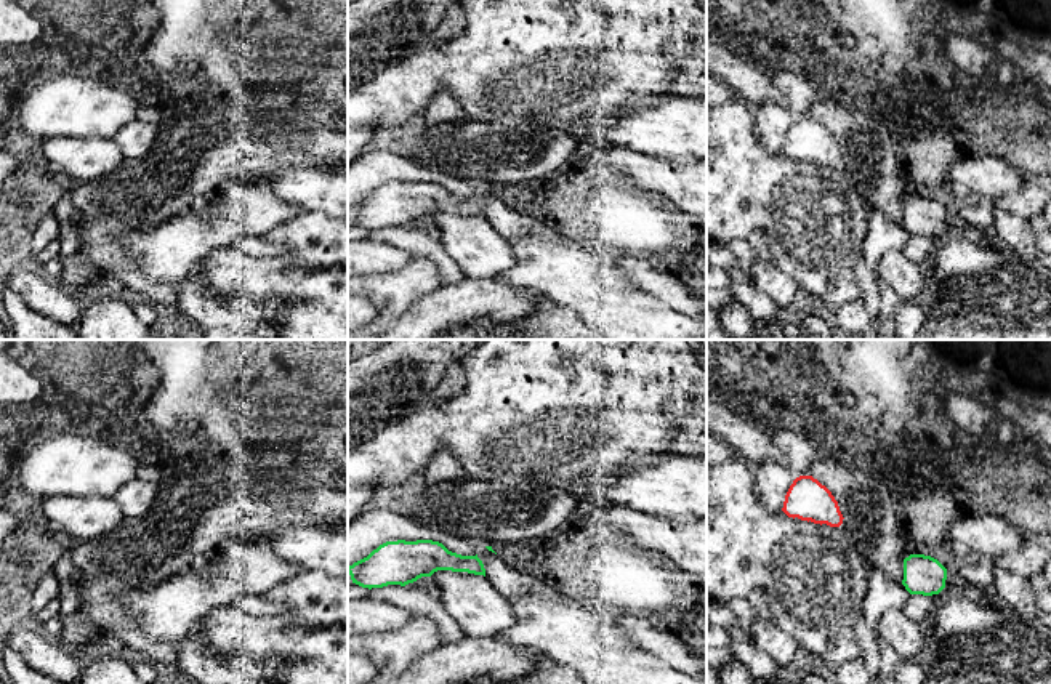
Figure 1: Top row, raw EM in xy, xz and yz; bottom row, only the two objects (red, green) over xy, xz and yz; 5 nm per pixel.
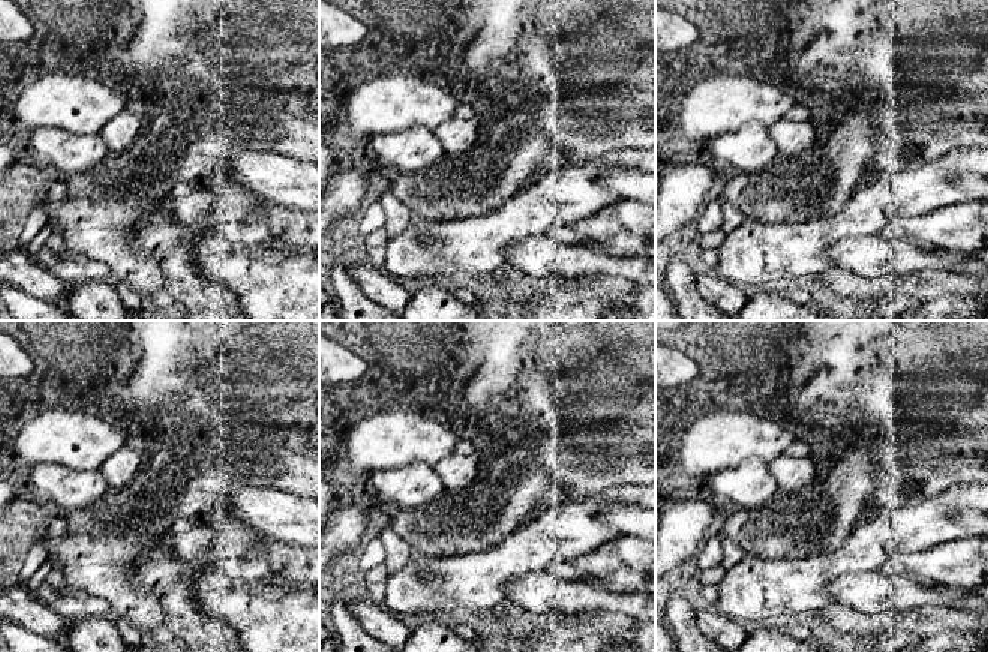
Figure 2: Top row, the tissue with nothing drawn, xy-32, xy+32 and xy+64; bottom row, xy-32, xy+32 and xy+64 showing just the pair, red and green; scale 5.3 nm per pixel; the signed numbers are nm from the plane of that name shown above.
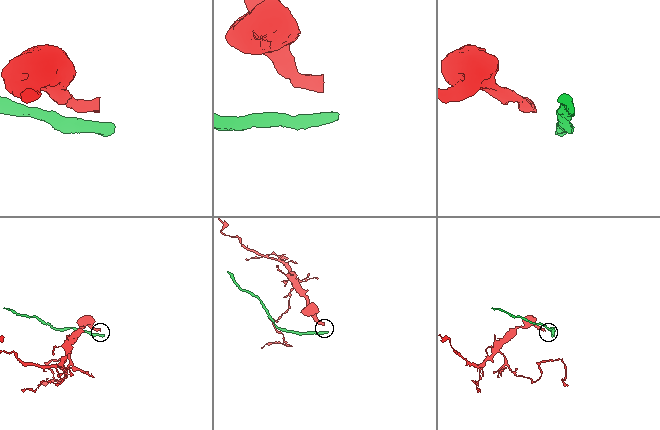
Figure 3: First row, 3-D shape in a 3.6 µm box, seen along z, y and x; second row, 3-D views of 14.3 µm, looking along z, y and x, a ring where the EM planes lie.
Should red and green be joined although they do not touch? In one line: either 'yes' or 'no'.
no

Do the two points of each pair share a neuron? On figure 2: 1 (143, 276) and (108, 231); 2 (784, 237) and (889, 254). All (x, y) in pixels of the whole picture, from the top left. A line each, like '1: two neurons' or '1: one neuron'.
1: one neuron
2: two neurons

